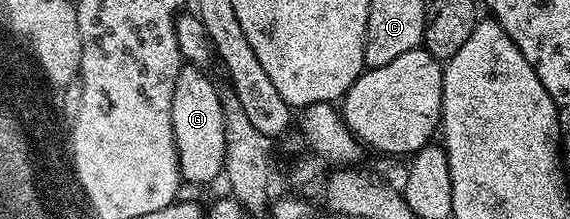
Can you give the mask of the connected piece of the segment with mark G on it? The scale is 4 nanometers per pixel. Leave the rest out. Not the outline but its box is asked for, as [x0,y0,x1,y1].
[172,64,226,185]

